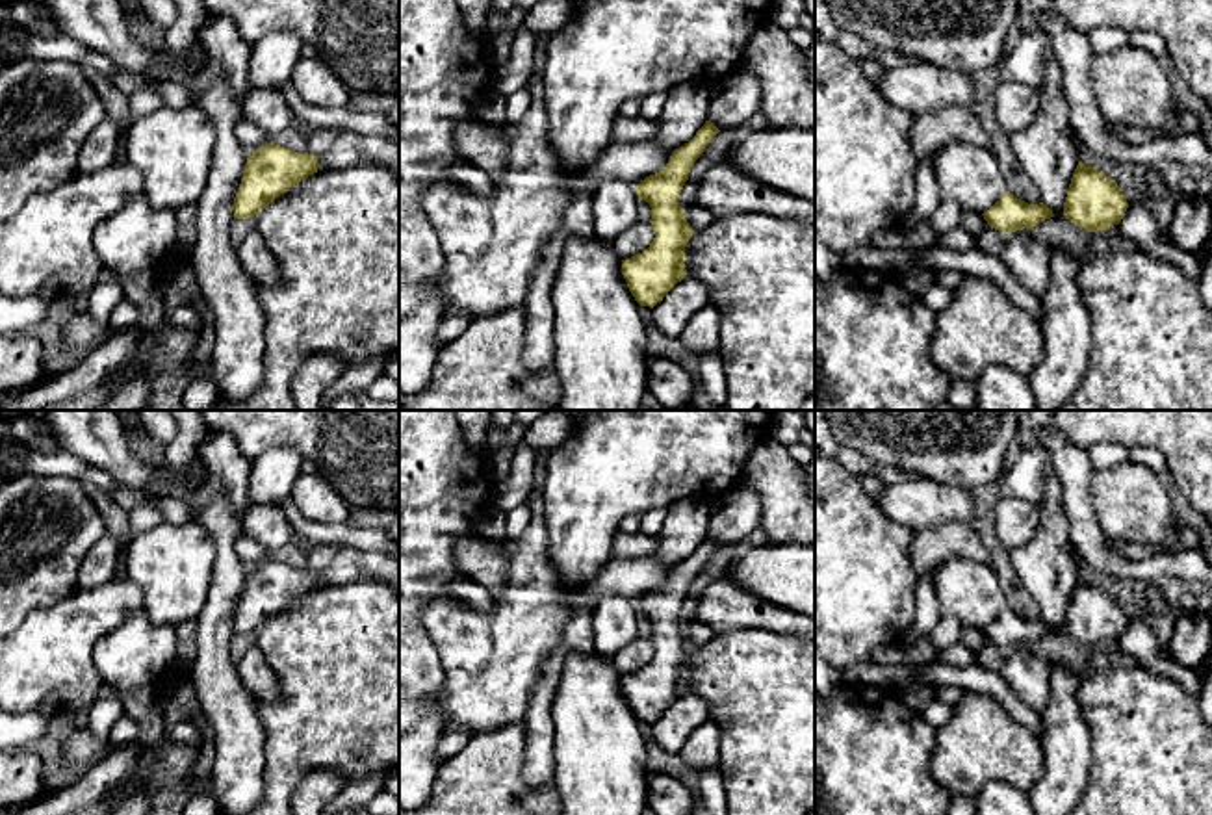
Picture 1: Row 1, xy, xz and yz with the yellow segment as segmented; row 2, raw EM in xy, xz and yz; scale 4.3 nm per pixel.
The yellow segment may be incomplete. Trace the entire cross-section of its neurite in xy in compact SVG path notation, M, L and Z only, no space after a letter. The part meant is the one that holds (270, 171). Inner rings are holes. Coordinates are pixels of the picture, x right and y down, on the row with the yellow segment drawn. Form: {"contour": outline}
{"contour": "M342 132L321 156L293 152L267 143L247 156L241 184L232 204L234 219L258 215L260 210L284 195L291 186L319 169L338 169L356 163L379 163L399 175L399 143L379 136Z"}

